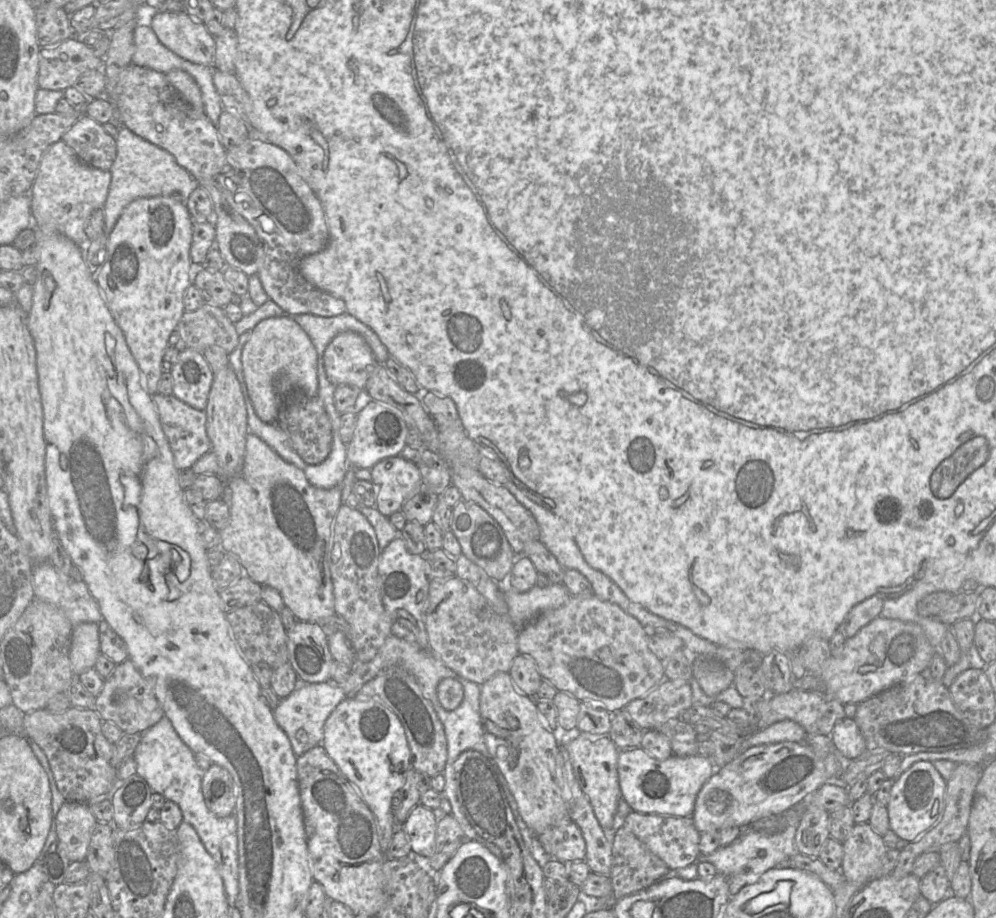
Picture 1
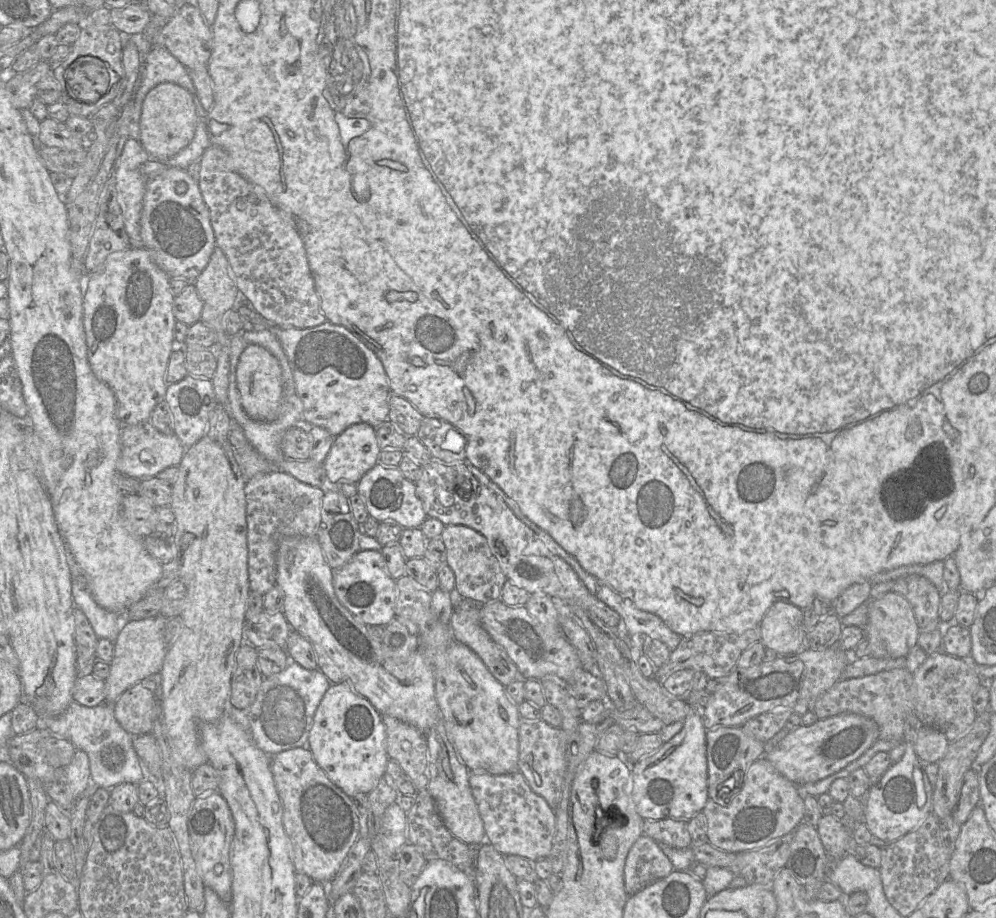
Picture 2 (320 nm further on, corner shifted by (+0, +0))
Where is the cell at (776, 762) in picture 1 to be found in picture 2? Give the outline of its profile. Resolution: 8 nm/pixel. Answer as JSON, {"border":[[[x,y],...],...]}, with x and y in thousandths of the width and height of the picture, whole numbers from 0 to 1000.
{"border":[[[844,777],[793,796],[778,813],[771,813],[767,825],[798,855],[816,853],[859,828],[882,803],[883,793],[878,784],[858,777]]]}

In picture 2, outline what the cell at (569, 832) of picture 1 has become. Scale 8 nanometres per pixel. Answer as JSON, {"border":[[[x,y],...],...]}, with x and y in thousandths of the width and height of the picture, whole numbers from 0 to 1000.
{"border":[[[521,840],[505,844],[473,841],[471,855],[485,895],[488,916],[503,931],[518,931],[534,939],[551,931],[558,905],[556,882],[532,858]]]}

